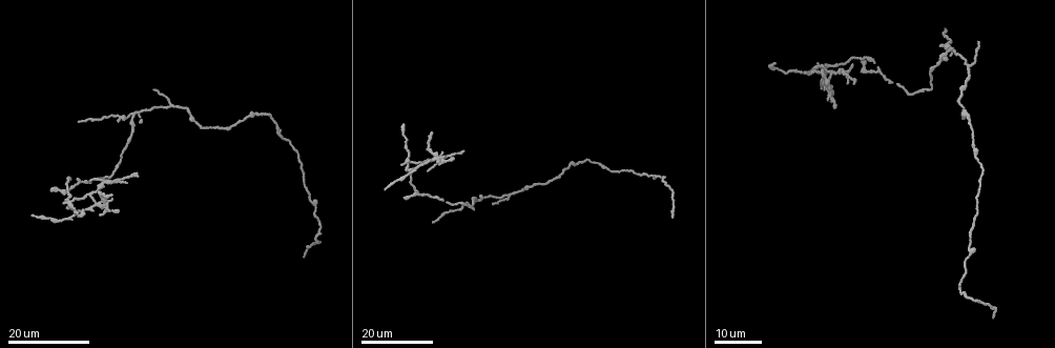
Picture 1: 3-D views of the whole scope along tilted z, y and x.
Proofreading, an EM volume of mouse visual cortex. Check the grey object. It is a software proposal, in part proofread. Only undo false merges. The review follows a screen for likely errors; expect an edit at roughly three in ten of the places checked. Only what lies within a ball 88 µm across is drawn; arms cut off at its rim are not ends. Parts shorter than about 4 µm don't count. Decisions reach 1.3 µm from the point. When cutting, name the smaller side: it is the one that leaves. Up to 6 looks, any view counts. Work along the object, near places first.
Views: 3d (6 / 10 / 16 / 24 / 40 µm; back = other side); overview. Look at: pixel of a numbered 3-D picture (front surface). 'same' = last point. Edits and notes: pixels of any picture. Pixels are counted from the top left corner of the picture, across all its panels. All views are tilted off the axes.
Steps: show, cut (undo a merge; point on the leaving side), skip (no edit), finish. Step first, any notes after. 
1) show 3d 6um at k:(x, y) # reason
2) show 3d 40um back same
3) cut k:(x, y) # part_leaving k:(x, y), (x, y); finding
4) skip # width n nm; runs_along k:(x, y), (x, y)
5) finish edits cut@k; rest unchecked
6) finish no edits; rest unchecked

show 3d 24um at 1:(970, 251) # three-way junction

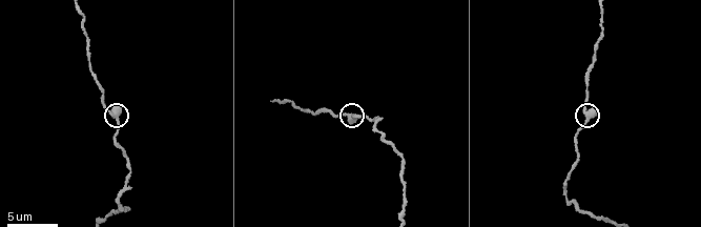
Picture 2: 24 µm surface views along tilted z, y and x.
show 3d 6um at 2:(115, 119) # zoom in

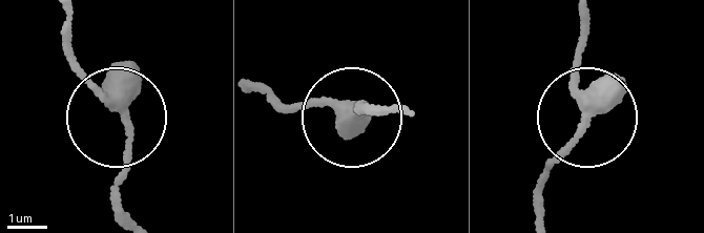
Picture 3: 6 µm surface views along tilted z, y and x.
skip # width 290 nm; one neuron here

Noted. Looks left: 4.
show 3d 24um at 1:(879, 69)

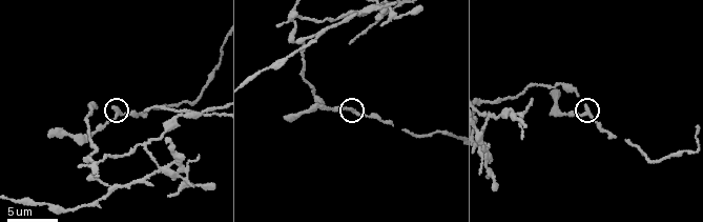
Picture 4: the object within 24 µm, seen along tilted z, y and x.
show 3d 10um at 4:(117, 112)

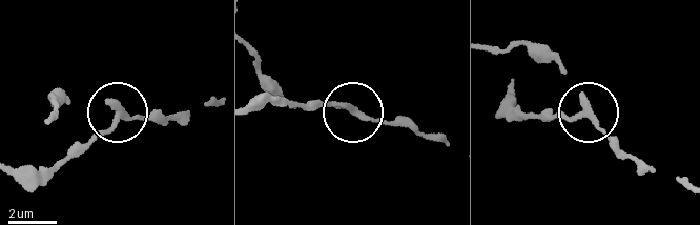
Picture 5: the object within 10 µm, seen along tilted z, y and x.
cut 5:(90, 141) # width 280 nm; two neurons meet here

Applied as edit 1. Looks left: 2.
finish edits cut@5; rest unchecked

